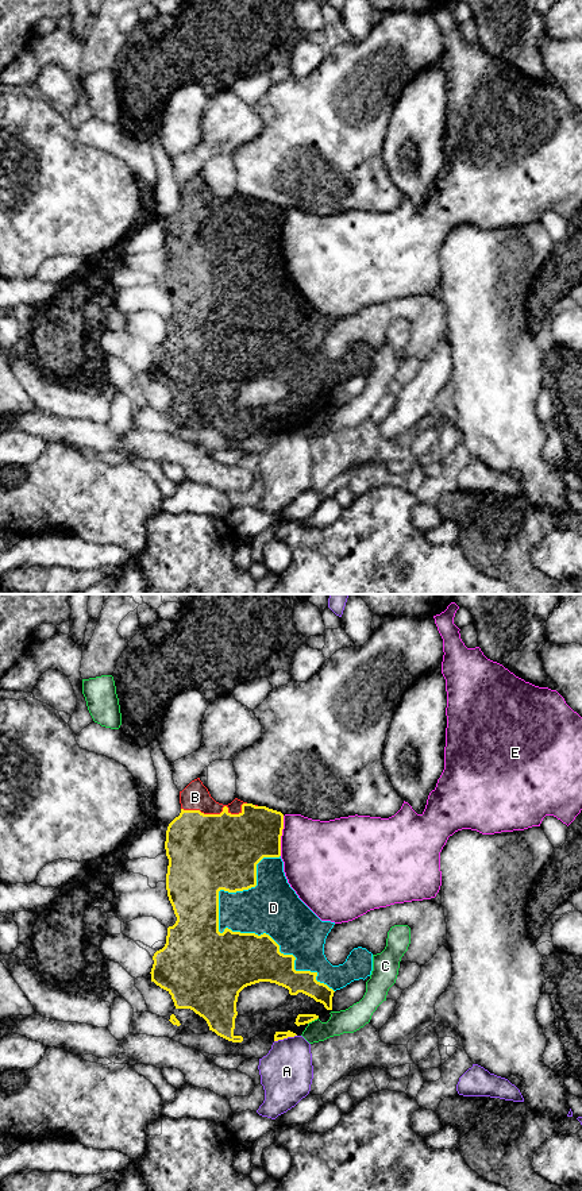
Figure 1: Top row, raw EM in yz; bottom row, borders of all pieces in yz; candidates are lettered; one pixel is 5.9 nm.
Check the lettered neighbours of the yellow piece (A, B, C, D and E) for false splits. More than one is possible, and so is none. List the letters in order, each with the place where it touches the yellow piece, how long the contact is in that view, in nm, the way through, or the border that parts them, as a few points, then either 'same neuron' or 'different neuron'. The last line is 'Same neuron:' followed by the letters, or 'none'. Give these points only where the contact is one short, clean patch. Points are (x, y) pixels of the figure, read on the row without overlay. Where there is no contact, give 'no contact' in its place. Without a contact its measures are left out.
A: contact yz (285, 432); length 140 nm; border yz (296, 430), (274, 436); different neuron
B: contact yz (216, 209); length 400 nm; same neuron
C: contact yz (312, 415); length 80 nm; different neuron
D: contact yz (268, 330); length 900 nm; same neuron
E: contact yz (281, 230); length 240 nm; different neuron
Same neuron: B, D

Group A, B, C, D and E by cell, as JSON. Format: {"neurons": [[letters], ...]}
{"neurons": [["A"], ["B", "D"], ["C"], ["E"]]}

